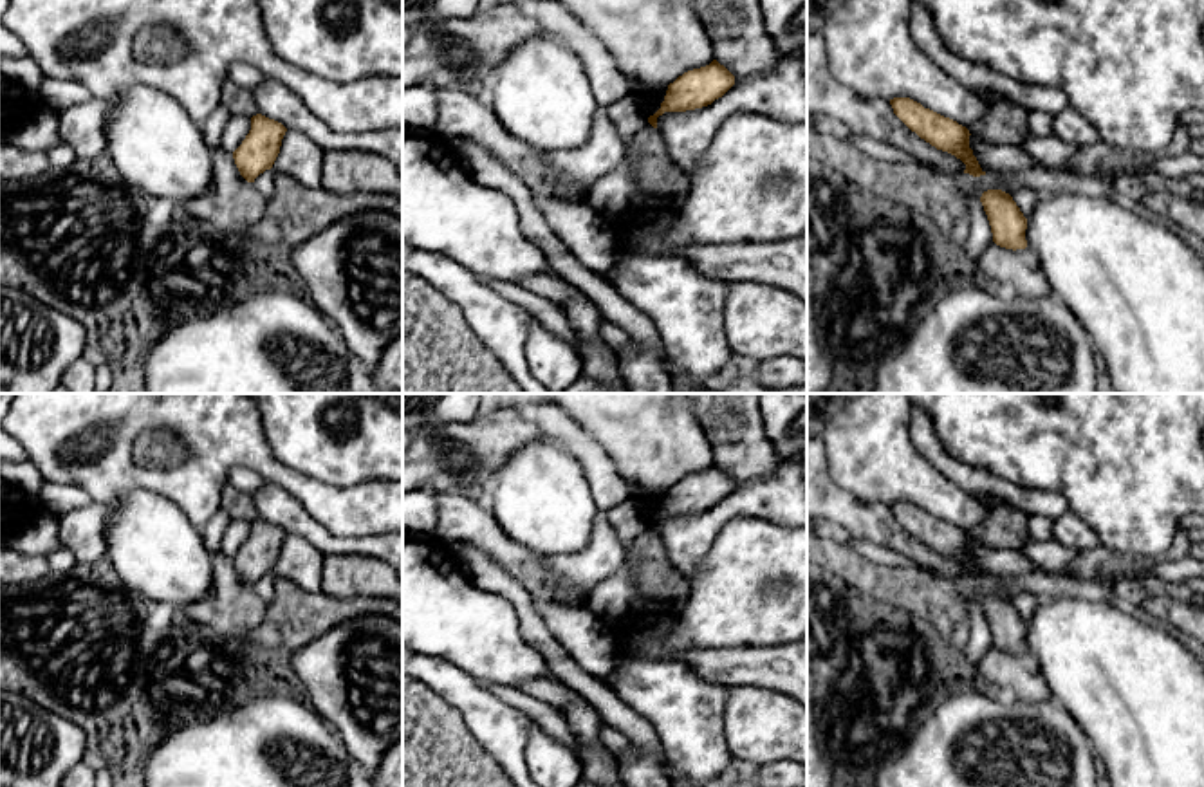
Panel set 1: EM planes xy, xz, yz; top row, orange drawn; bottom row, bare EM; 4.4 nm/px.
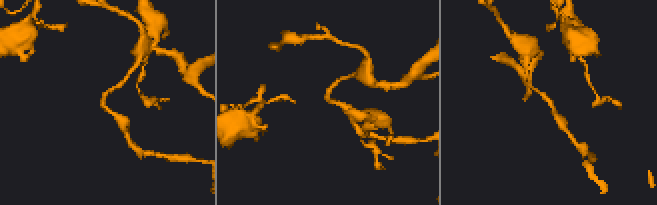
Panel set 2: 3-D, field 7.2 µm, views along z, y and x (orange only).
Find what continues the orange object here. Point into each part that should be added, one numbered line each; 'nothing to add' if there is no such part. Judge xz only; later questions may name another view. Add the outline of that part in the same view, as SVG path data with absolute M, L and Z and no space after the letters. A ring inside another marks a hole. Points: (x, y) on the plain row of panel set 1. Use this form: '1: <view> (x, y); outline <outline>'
1: xz (666, 591); outline M650 527L639 532L625 549L625 558L635 570L635 581L650 610L677 614L688 601L690 583L670 561L668 552Z

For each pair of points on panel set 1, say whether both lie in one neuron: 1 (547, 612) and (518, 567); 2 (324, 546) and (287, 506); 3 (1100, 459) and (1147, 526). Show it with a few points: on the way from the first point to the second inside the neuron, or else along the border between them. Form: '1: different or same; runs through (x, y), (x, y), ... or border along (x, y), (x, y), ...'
1: different; border along (531, 594), (580, 609)
2: same; runs through (316, 537), (295, 515)
3: same; runs through (1116, 475), (1132, 491), (1136, 509)

